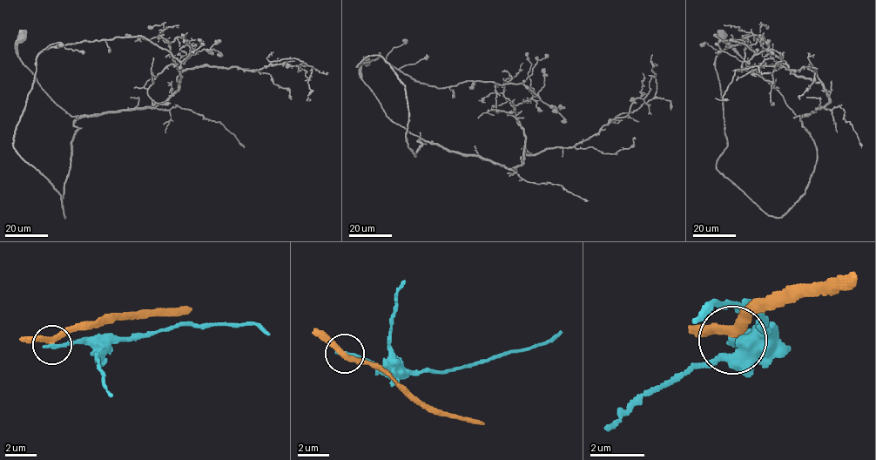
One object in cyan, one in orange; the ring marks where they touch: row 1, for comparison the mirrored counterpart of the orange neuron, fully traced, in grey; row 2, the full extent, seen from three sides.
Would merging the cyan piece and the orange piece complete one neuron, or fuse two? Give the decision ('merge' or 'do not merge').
do not merge

